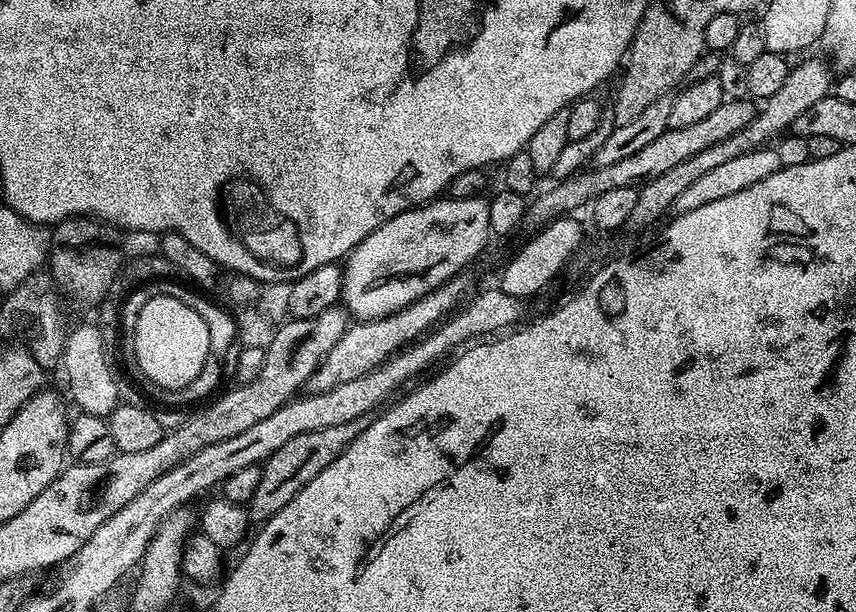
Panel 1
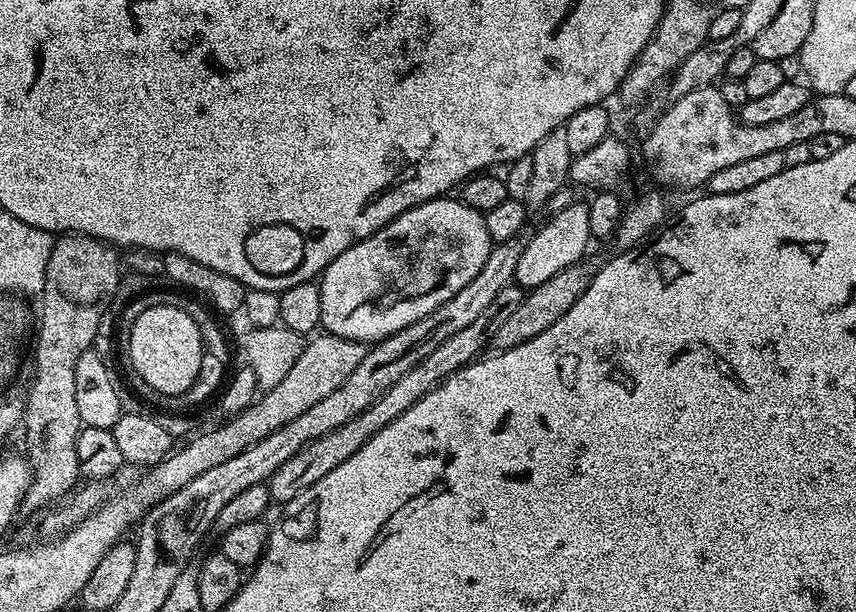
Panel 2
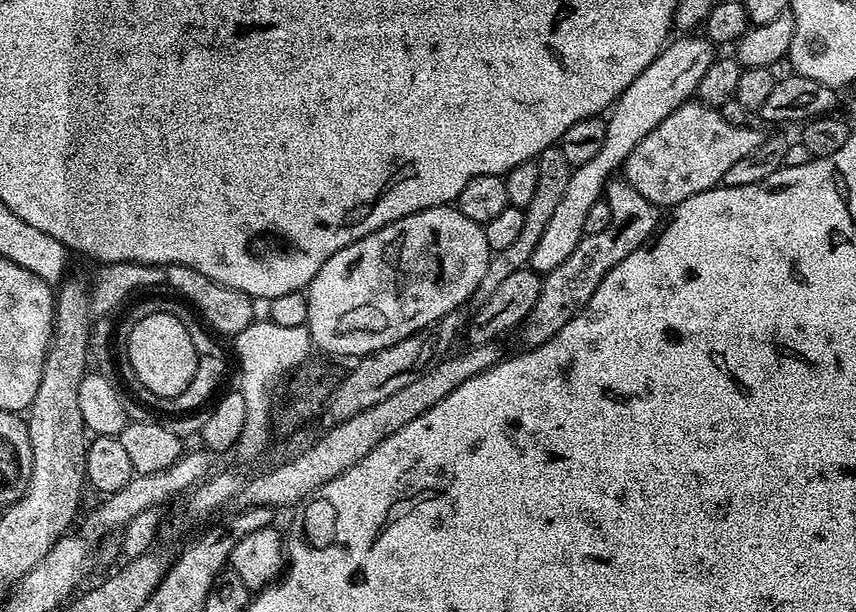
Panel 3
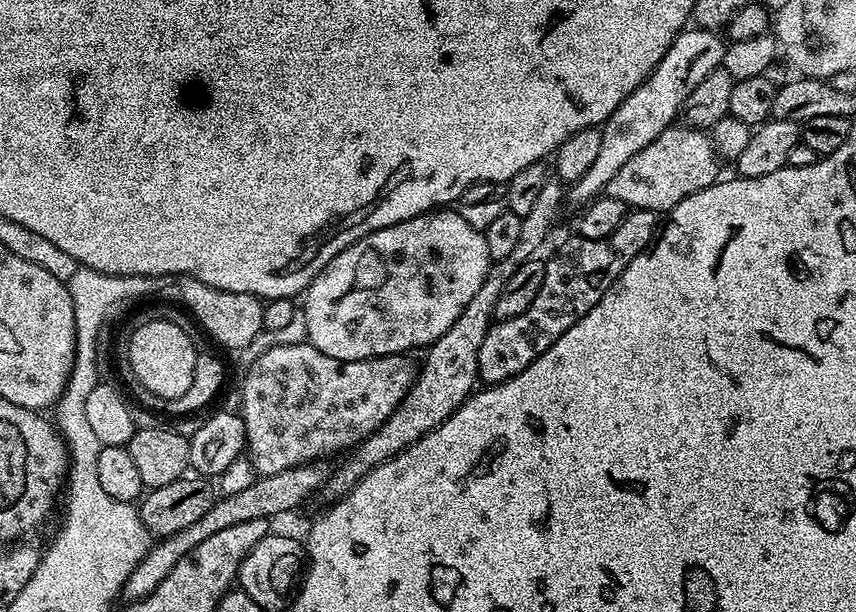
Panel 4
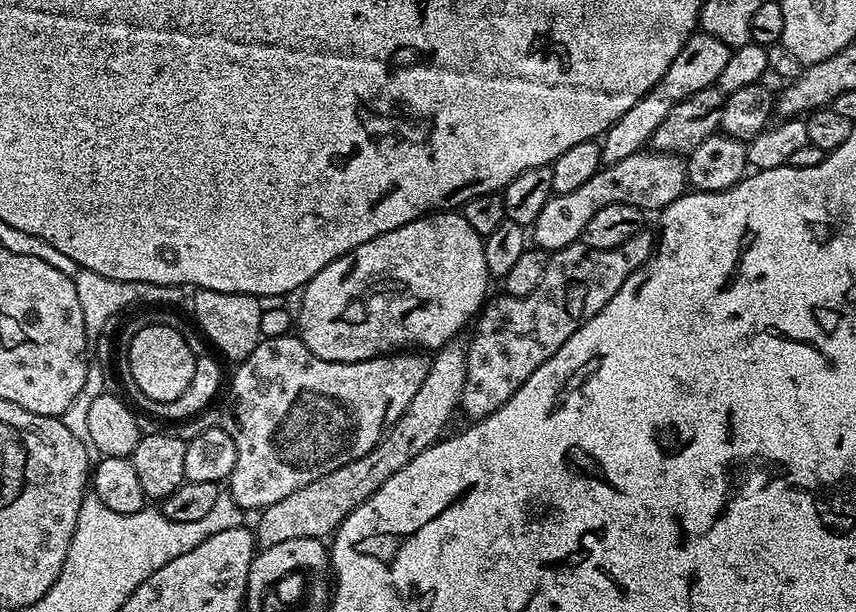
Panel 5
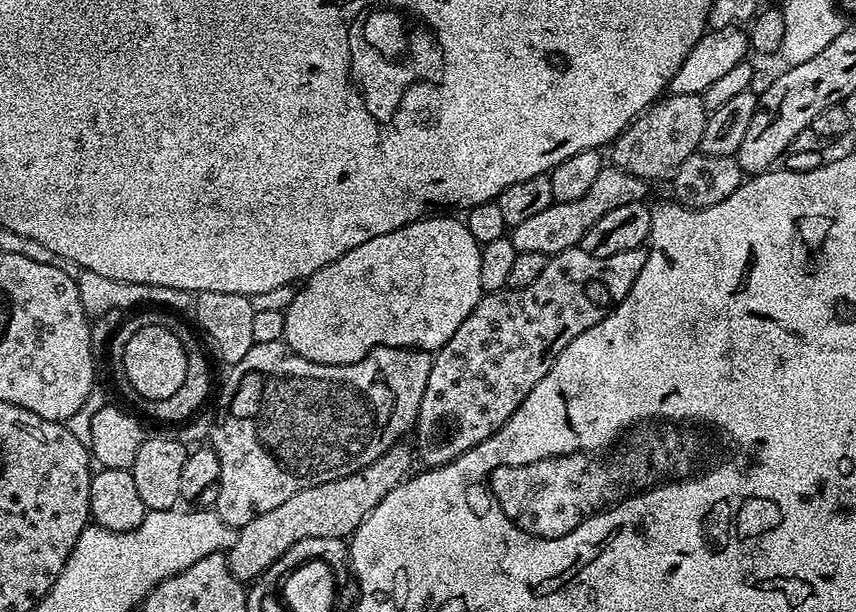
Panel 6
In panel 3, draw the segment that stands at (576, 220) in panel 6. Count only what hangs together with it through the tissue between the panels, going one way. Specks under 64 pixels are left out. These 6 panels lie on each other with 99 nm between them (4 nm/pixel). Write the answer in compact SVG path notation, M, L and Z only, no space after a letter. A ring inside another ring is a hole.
M703 102L678 106L670 118L658 122L658 126L630 150L624 159L623 179L628 180L642 198L650 198L657 208L673 208L678 202L686 202L686 198L694 198L694 194L717 187L730 166L762 146L765 129L751 126L748 122L742 125L728 122L720 111Z

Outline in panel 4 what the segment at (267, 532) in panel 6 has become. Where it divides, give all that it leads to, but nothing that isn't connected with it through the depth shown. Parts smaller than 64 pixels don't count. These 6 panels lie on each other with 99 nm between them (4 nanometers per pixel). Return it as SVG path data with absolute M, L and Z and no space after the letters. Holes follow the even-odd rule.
M550 178L536 203L532 204L532 209L520 217L522 231L514 245L514 251L506 258L498 258L489 263L486 278L482 286L478 286L474 298L466 302L466 310L462 310L454 326L450 326L450 330L446 330L446 334L442 334L442 338L438 338L427 349L428 357L425 358L424 365L419 365L416 381L404 395L402 403L394 410L394 414L390 414L390 418L386 418L386 422L382 422L379 430L371 432L365 440L351 449L345 464L331 471L322 489L323 495L332 496L331 498L347 496L350 490L354 490L354 486L358 486L362 477L370 474L370 470L430 434L430 430L438 427L446 417L454 415L456 409L472 395L478 384L478 350L482 350L482 338L486 338L488 329L494 323L496 303L502 295L502 286L506 286L507 280L517 272L522 262L533 259L539 253L536 251L547 242L563 204L566 204L565 185L559 179Z

